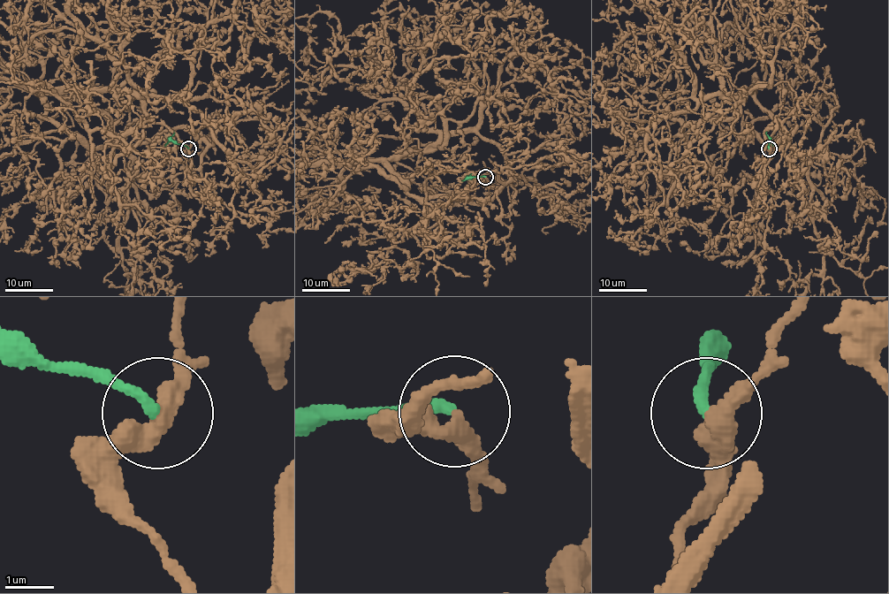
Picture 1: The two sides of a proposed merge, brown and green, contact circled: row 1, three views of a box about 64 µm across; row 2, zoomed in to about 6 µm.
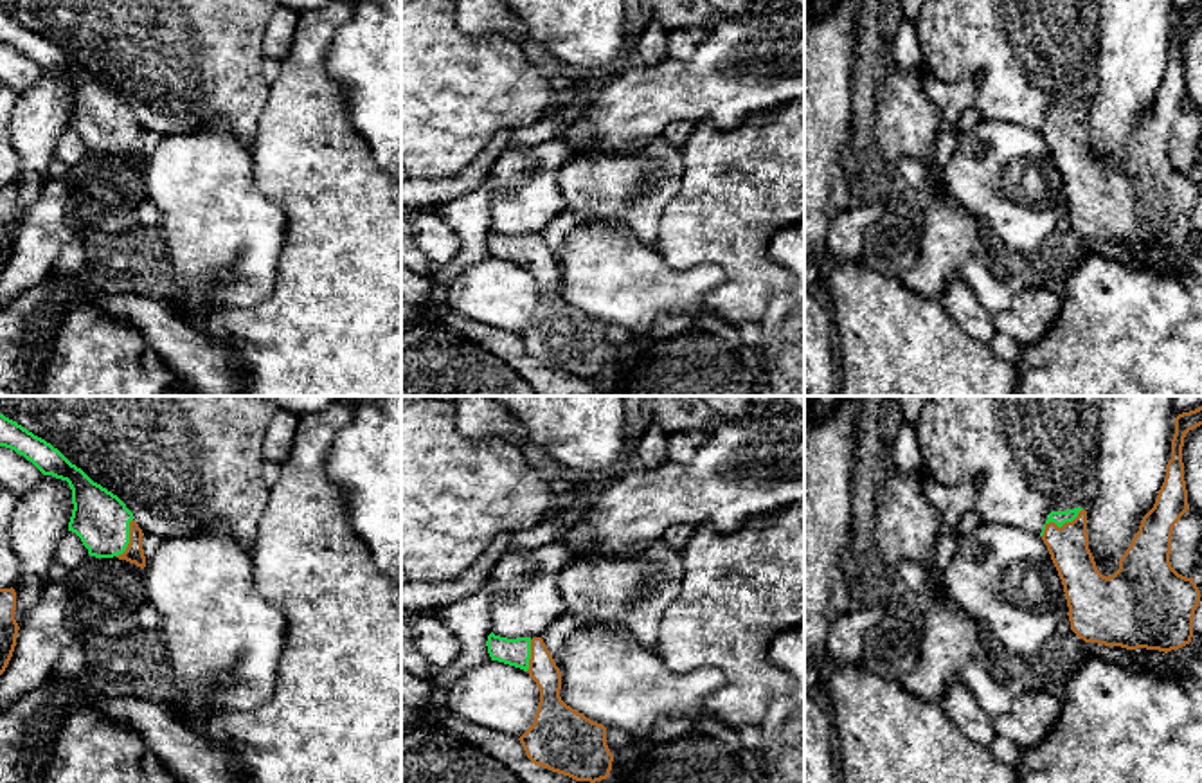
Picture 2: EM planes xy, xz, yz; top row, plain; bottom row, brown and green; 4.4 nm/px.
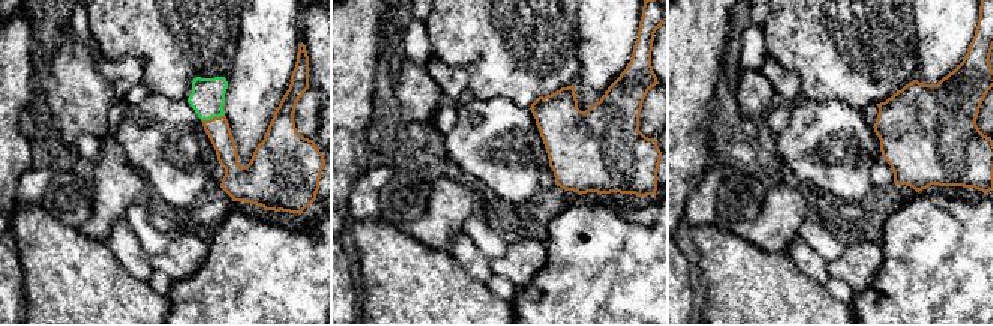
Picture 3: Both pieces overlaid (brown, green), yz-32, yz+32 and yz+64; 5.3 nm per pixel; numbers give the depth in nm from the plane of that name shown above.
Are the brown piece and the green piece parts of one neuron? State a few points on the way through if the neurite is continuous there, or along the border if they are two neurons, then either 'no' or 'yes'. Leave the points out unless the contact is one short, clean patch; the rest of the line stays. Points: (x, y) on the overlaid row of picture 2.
runs through yz (1067, 546), (1062, 526), (1058, 517); yes

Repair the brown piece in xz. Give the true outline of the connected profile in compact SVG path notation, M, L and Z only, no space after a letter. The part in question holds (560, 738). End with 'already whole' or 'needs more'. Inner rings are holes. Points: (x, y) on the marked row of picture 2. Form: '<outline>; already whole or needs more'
M491 632L486 646L491 661L527 671L538 686L534 722L518 738L531 763L576 781L606 779L614 761L606 745L606 727L561 700L561 671L543 639L507 639Z; needs more

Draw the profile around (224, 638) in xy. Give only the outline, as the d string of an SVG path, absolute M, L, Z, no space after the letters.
M216 524L198 535L164 538L146 560L144 576L146 598L160 616L158 632L182 711L196 715L265 704L275 688L288 619L259 592L252 553L238 544L229 527Z

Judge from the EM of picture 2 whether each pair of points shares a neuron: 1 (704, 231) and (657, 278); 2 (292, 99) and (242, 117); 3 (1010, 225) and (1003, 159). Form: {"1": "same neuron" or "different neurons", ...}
{"1": "different neurons", "2": "different neurons", "3": "same neuron"}

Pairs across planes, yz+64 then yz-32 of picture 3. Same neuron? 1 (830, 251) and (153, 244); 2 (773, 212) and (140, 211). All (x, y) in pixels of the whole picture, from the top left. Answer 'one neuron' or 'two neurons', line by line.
1: one neuron
2: two neurons

